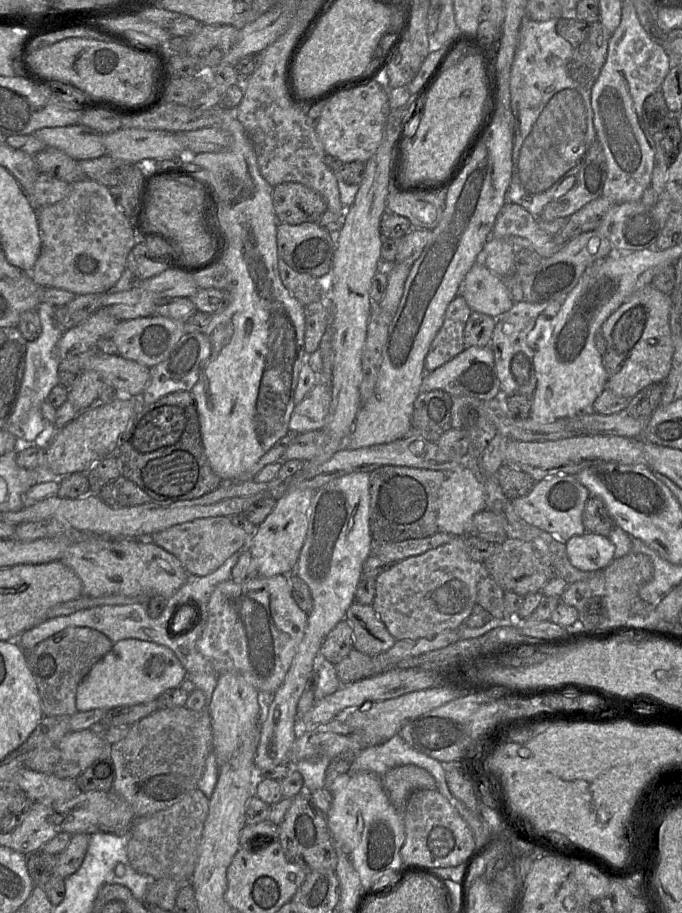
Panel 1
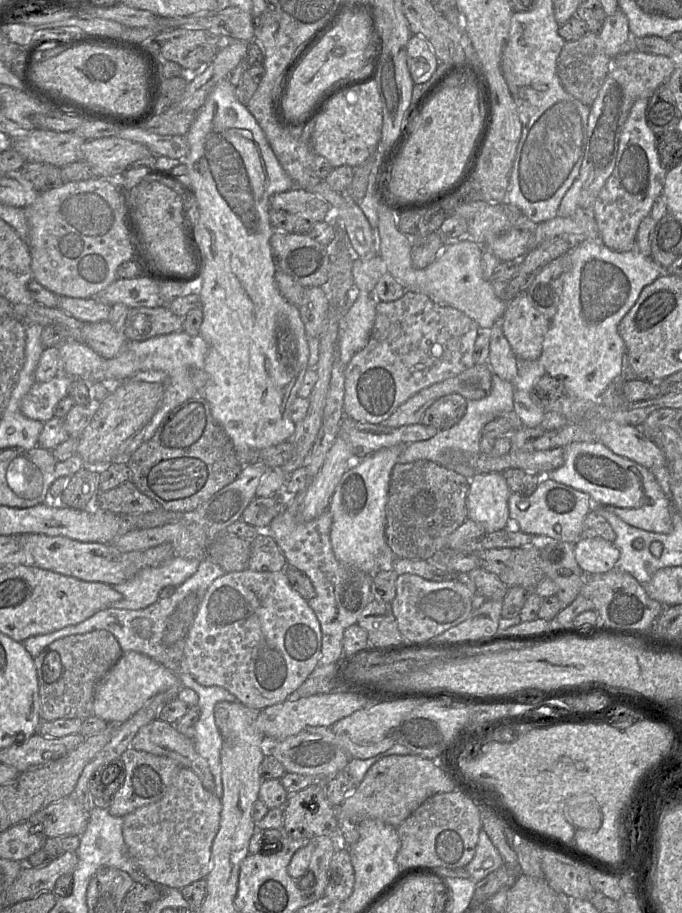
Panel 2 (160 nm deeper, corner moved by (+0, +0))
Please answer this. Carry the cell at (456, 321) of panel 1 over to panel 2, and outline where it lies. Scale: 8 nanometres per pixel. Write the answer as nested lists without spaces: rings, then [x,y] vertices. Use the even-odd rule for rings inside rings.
[[[406,291],[394,301],[379,301],[367,345],[345,366],[344,414],[359,422],[380,423],[420,390],[455,377],[473,367],[480,327],[462,311],[434,302],[427,295]]]

